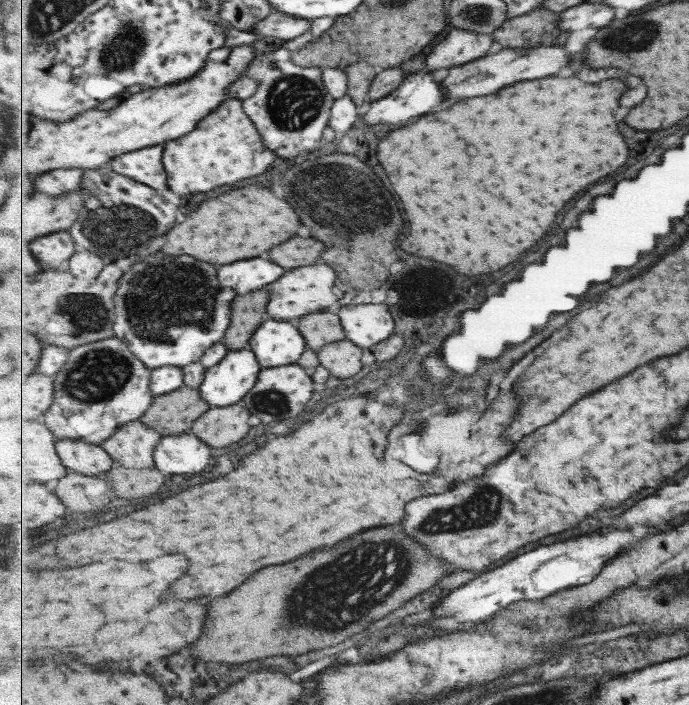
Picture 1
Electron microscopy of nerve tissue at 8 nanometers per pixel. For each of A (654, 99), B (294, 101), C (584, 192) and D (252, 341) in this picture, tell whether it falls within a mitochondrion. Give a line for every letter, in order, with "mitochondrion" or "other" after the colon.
A: other
B: mitochondrion
C: other
D: other

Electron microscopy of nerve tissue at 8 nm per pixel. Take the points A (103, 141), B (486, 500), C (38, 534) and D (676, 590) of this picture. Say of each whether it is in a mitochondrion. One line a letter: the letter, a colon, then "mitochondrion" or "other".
A: other
B: mitochondrion
C: other
D: mitochondrion

